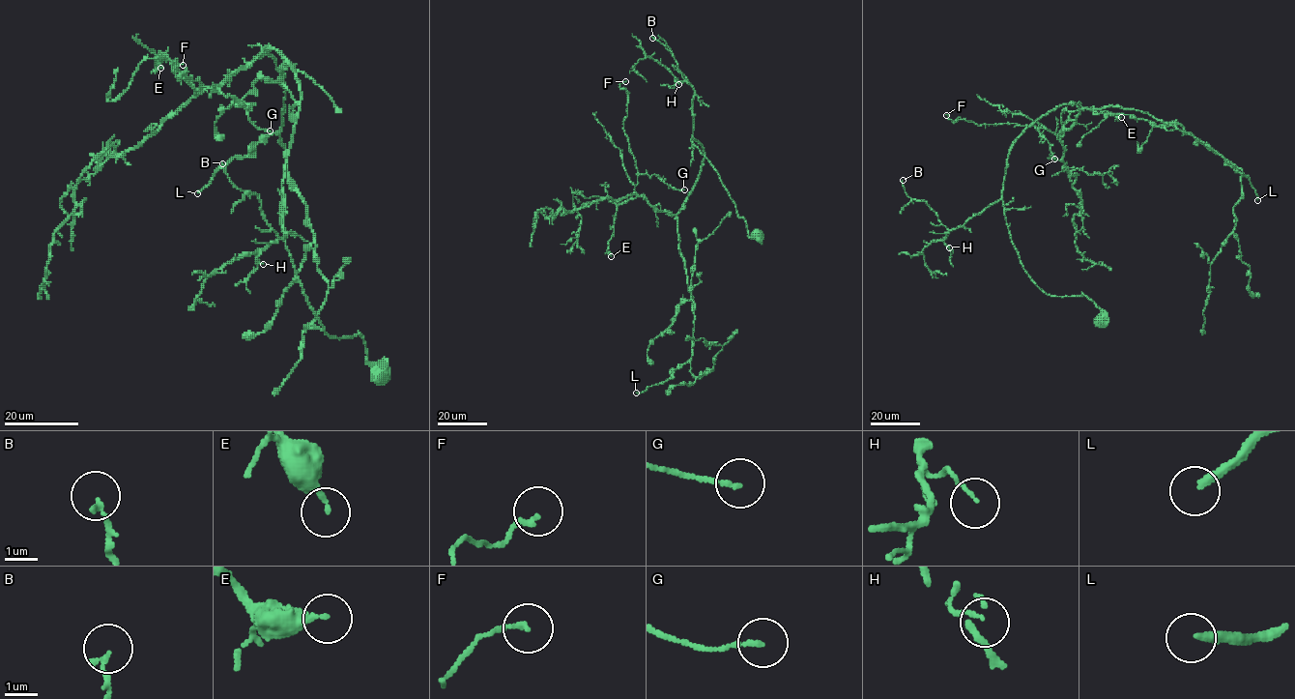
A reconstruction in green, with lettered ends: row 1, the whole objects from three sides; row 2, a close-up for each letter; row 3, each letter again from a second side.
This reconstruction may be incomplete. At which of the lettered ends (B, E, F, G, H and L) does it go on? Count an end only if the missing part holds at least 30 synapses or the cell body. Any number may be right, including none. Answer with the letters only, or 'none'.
L

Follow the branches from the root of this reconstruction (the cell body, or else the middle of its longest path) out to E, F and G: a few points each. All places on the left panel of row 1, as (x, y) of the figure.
E: (384, 376), (359, 334), (325, 332), (285, 243), (293, 68), (265, 47), (198, 92), (164, 54), (160, 68)
F: (384, 376), (359, 334), (325, 332), (285, 243), (293, 68), (265, 47), (196, 93), (173, 72), (183, 65)
G: (384, 376), (359, 334), (325, 332), (285, 243), (293, 68), (265, 47), (195, 92), (234, 96), (270, 131)

